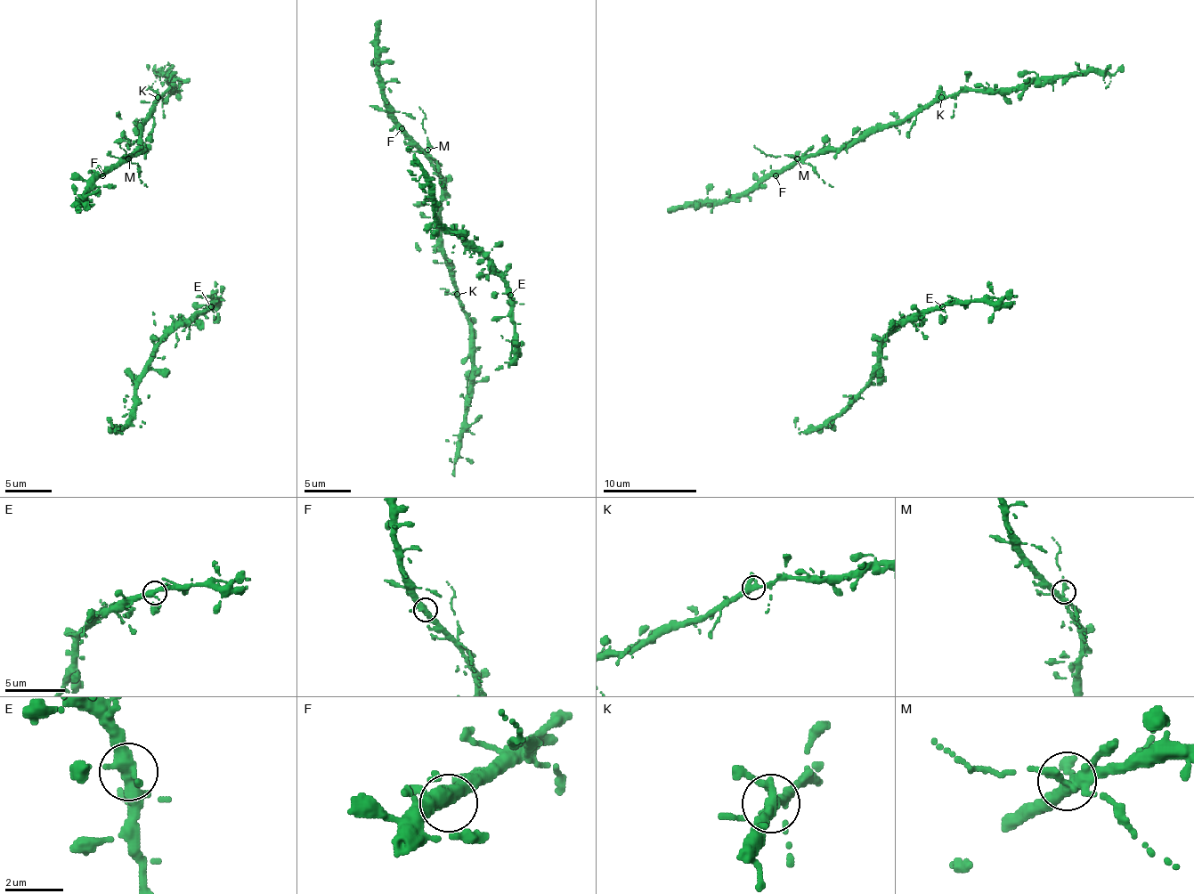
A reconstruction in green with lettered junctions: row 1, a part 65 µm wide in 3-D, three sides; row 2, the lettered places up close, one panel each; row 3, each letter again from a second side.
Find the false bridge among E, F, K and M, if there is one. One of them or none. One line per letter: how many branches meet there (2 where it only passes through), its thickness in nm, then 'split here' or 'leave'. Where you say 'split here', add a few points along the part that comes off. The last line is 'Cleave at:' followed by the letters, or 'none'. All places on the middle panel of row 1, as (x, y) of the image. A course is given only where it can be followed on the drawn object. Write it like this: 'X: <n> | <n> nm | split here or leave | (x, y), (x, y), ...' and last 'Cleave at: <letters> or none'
E: 4 | 340 nm | leave
F: 4 | 360 nm | leave
K: 4 | 360 nm | leave
M: 5 | 340 nm | leave
Cleave at: none

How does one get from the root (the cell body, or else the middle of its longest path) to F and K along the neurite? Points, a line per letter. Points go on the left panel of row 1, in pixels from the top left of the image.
F: (138, 166), (138, 164), (119, 161), (102, 175)
K: (138, 166), (131, 158), (142, 147), (141, 126), (152, 112), (157, 98)

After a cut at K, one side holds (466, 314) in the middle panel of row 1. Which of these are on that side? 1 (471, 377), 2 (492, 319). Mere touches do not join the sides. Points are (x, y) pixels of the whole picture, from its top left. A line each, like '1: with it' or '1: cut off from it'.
1: with it
2: cut off from it

